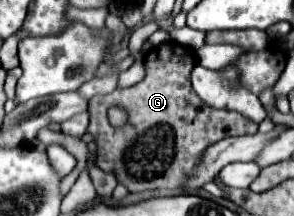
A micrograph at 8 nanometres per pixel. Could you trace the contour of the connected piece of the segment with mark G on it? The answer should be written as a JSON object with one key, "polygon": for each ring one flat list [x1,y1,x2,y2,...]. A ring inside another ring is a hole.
{"polygon":[[167,41,159,47,153,47,145,55,145,67,147,75,141,83,127,87,127,89,115,89,109,95,97,95,89,101,89,133,95,135,97,143,97,167,103,171,111,171,117,175,119,183,123,183,131,193,135,191,155,191,155,189,179,189,185,183,185,177,197,167,201,161,205,149,225,137,231,135,251,135,257,133,257,123,249,121,237,111,227,111,227,109,215,109,205,105,197,93,191,87,191,71,197,65,195,51,189,47,183,47,175,41],[119,105,127,109,129,121,121,129,113,129,107,119,107,109]]}

